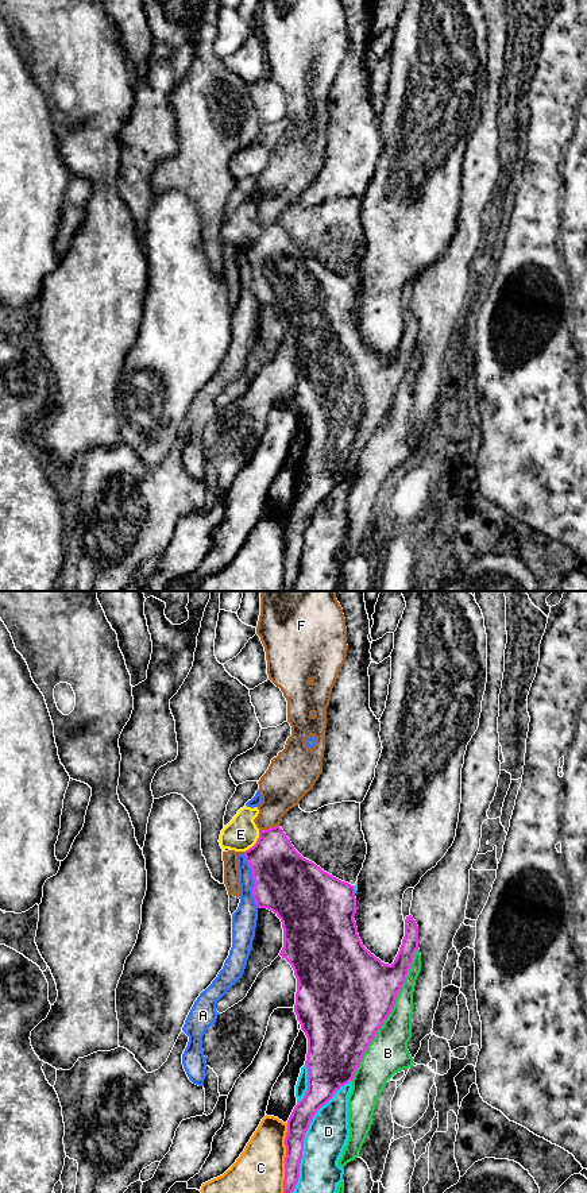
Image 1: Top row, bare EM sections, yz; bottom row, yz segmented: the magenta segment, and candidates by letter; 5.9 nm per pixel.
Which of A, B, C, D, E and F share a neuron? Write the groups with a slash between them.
A / B / C / D / E / F

